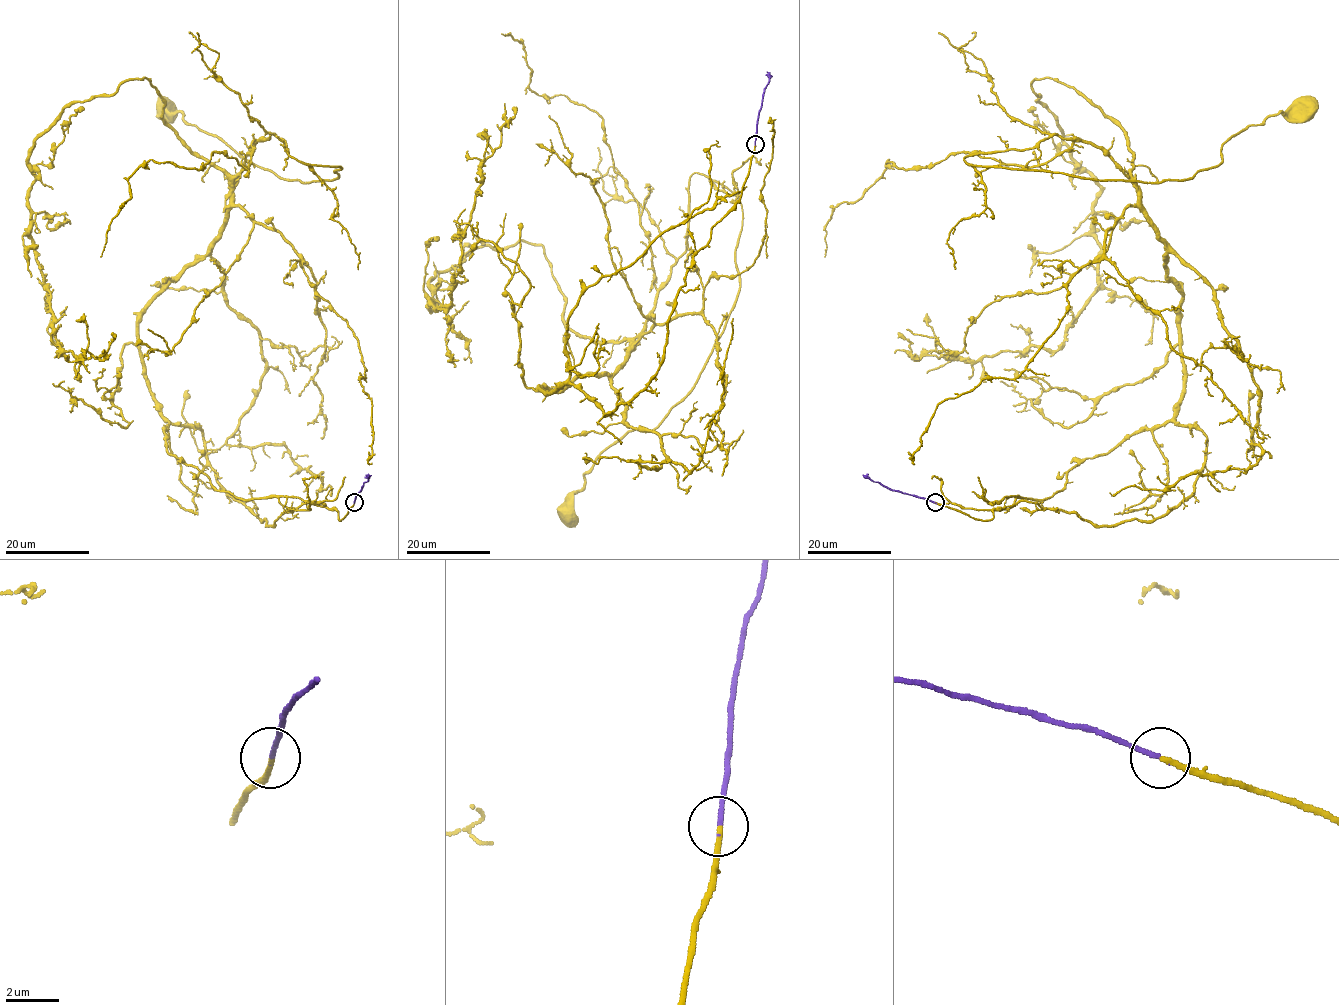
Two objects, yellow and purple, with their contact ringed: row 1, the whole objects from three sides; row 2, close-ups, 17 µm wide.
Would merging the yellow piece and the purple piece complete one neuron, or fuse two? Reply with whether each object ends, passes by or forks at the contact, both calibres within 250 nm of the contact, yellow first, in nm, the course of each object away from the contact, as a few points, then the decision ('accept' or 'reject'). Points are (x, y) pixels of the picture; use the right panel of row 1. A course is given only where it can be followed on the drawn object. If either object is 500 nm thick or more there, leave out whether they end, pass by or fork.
yellow ends there; purple ends there; 190 nm thick on the yellow side, 160 nm on the other; yellow runs (935, 503), (1152, 520), (1205, 461), (1139, 187), (1051, 134), (963, 159), (1191, 179), (1304, 108); purple runs (935, 503), (891, 490), (863, 474); accept

